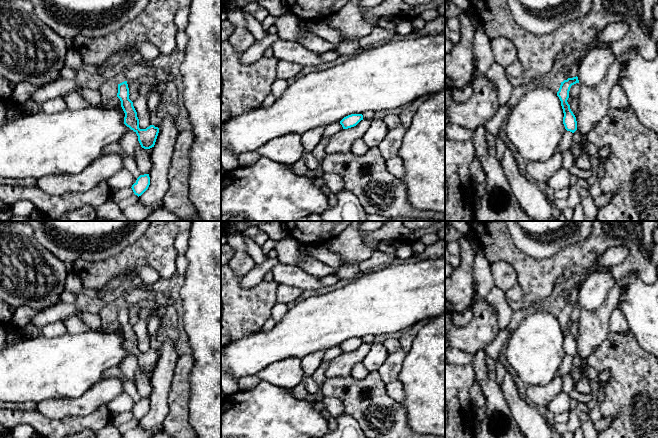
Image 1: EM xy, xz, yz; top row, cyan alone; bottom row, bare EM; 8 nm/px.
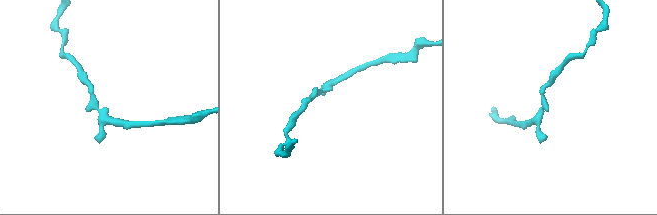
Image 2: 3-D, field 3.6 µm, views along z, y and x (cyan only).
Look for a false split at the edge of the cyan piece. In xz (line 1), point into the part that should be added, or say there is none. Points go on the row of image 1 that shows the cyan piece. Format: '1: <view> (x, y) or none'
1: none

